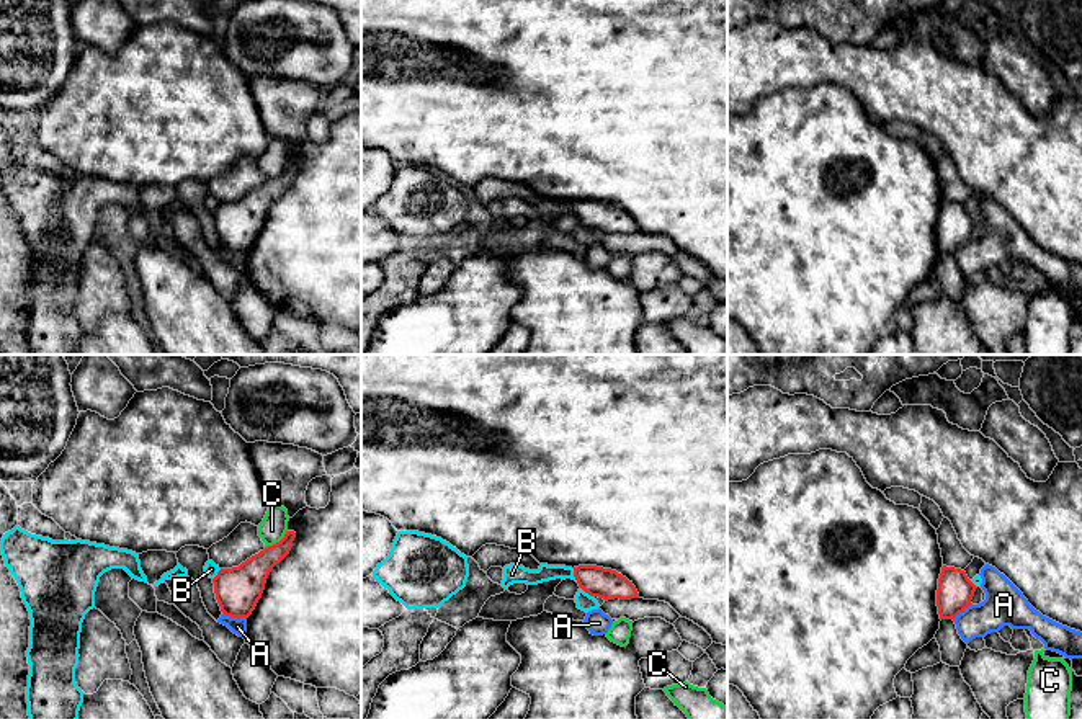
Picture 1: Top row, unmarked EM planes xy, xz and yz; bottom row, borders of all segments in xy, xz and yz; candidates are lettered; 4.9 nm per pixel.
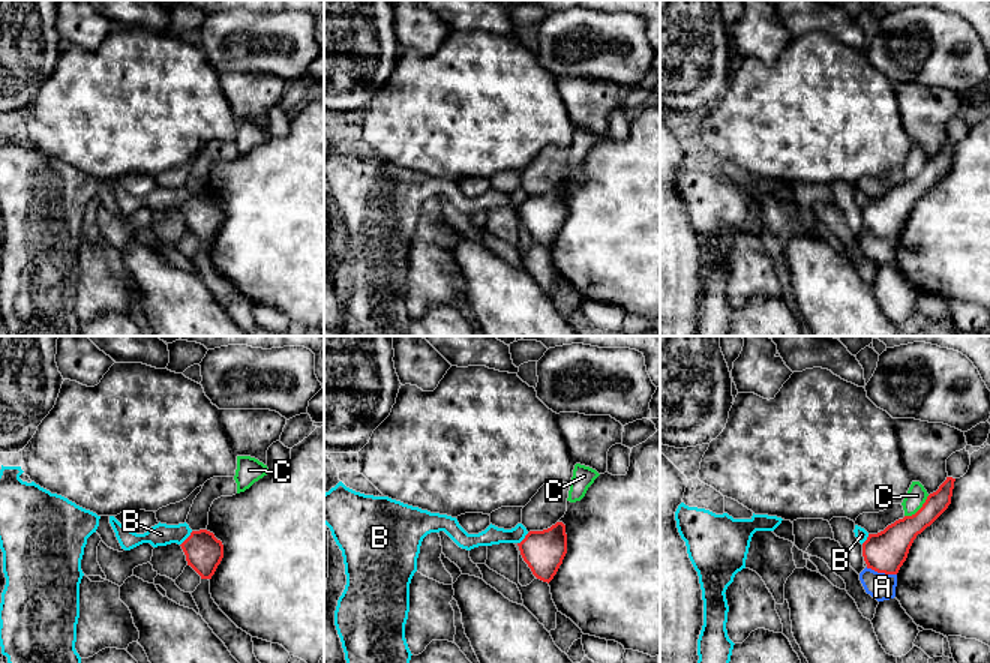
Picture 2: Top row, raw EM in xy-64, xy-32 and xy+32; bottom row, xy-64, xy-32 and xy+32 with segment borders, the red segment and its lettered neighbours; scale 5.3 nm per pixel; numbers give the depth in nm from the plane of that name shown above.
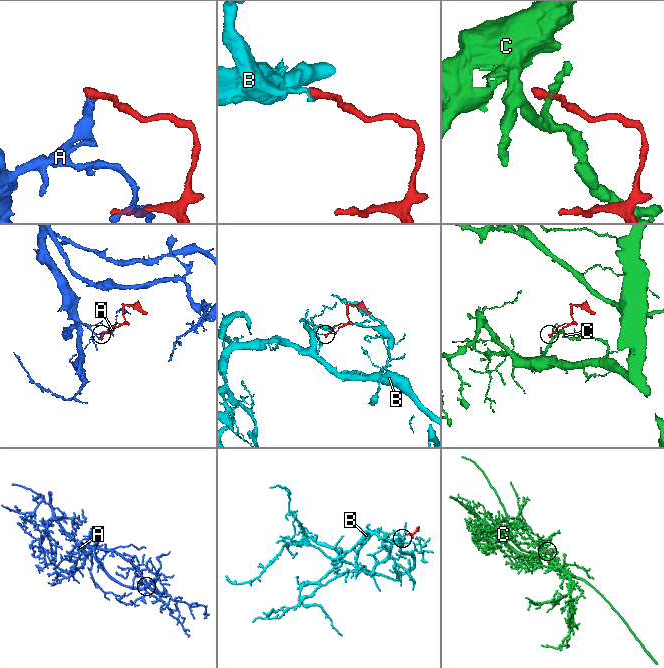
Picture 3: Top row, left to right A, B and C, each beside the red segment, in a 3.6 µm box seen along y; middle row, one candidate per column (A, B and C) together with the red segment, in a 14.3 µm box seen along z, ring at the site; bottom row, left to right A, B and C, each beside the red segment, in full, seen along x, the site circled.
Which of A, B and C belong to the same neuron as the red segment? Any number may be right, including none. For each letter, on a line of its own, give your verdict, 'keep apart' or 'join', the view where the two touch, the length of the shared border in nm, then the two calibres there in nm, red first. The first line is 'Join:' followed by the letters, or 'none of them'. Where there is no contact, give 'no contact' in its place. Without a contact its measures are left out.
Join: none of them
A: keep apart; meets red in xy; contact 120 nm long; 220 nm thick on the red side, 80 nm on the other
B: keep apart; meets red in xz; contact 70 nm long; 150 nm thick on the red side, 80 nm on the other
C: keep apart; meets red in xy; contact 140 nm long; 180 nm thick on the red side, 140 nm on the other

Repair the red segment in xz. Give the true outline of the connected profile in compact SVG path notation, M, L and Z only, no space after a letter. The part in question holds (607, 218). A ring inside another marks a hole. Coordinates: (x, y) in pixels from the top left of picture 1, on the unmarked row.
M597 199L574 201L574 211L579 221L590 230L608 234L631 234L639 232L639 227L633 216L611 203Z

